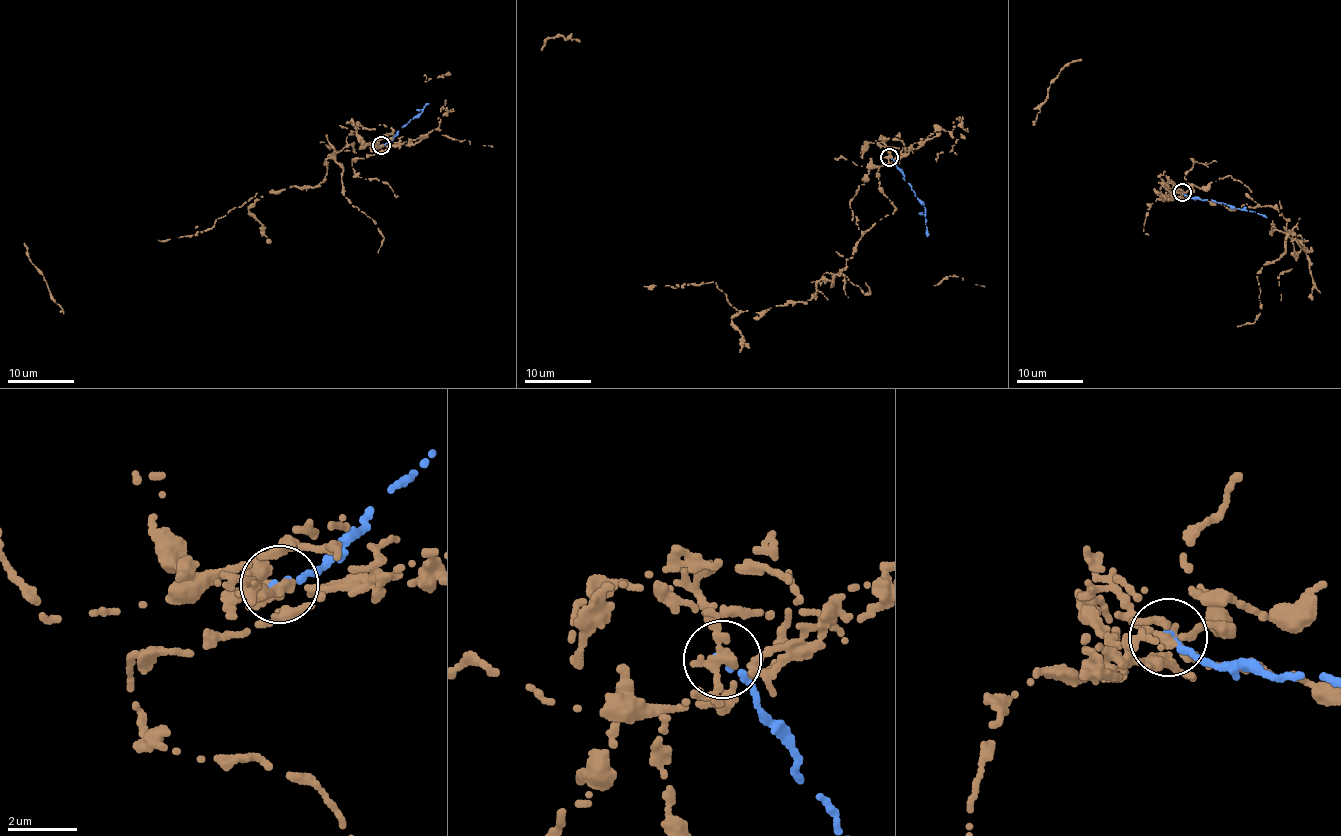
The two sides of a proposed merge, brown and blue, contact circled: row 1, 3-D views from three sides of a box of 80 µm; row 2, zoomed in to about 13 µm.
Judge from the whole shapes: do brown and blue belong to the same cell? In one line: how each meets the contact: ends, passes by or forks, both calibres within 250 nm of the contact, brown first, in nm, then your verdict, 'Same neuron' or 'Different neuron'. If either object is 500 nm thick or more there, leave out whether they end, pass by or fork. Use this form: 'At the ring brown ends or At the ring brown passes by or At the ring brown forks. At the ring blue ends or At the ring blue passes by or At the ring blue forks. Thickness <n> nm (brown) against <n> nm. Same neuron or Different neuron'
At the ring brown forks. At the ring blue ends. Thickness 240 nm (brown) against 170 nm. Different neuron

